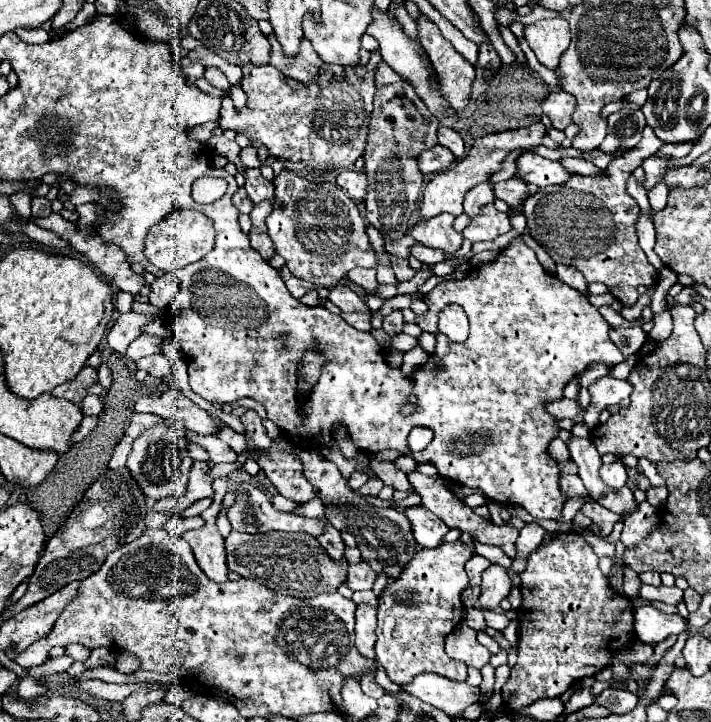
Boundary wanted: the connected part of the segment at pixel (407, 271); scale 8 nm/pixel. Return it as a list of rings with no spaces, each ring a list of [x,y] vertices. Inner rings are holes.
[[[392,258],[392,270],[396,274],[396,278],[402,280],[410,280],[414,276],[414,270],[408,266],[408,258]]]

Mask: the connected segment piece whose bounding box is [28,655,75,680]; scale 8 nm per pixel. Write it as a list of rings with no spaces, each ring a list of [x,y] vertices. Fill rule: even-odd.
[[[67,655],[51,658],[40,666],[29,668],[28,674],[35,680],[40,680],[50,674],[66,672],[74,662],[75,661]]]

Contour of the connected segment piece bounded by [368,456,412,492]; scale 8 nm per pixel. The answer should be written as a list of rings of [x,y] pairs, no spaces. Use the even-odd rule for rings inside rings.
[[[368,456],[368,466],[376,472],[376,476],[386,484],[386,486],[394,486],[396,490],[408,492],[412,486],[408,484],[406,474],[396,468],[394,462],[386,462],[386,460],[378,460],[376,456]]]

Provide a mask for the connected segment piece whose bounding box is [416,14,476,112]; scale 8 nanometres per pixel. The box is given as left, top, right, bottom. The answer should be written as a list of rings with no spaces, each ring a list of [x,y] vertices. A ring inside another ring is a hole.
[[[420,14],[416,18],[418,38],[428,50],[428,56],[438,72],[440,84],[444,84],[444,96],[458,112],[466,108],[472,96],[472,84],[476,80],[476,68],[454,50],[454,46],[440,34],[438,26],[428,20],[428,16]]]

